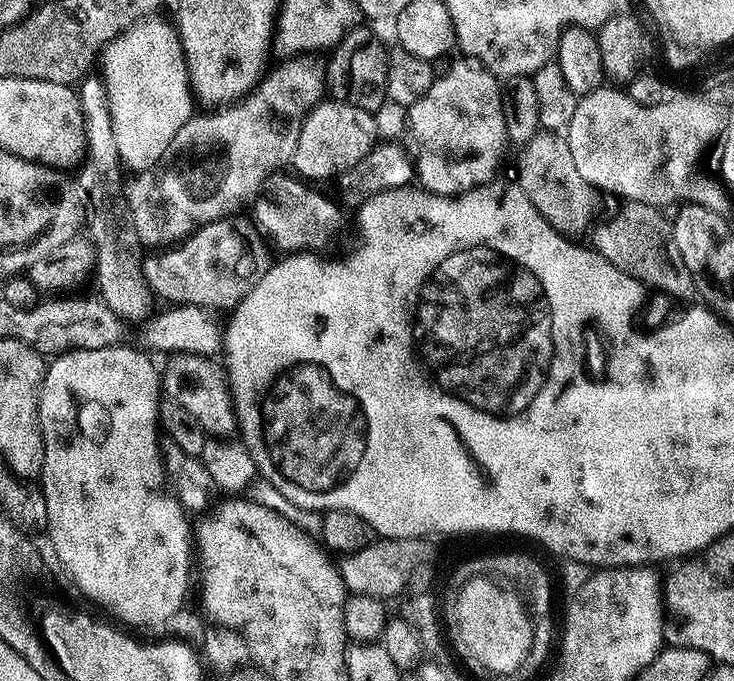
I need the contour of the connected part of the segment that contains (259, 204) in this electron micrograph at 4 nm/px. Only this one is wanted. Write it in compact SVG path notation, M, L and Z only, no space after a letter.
M279 172L268 179L264 193L253 203L252 220L274 246L276 244L283 252L292 254L315 247L316 242L337 228L342 220L342 212L334 201L312 189L315 187L297 177L284 175Z

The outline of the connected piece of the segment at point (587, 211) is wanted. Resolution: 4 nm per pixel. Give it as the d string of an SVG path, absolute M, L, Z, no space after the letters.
M541 130L530 138L530 142L523 144L519 152L515 179L526 198L534 202L538 214L542 214L552 228L569 237L579 237L579 232L587 233L594 224L592 207L596 204L598 193L578 175L578 170L574 170L567 135Z

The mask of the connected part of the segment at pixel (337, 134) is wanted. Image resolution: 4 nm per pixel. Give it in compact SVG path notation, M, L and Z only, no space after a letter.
M324 98L317 104L308 116L301 122L301 130L298 134L298 146L295 147L291 167L296 167L295 175L308 182L314 180L328 180L339 177L341 172L348 171L354 166L354 162L362 162L366 154L375 148L378 143L376 135L376 117L373 113L362 110L358 106L350 106L344 100Z

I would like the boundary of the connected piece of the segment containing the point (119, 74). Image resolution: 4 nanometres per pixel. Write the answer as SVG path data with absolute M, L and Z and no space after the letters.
M160 14L144 17L113 40L107 41L102 48L106 59L120 60L117 64L106 60L101 64L101 70L99 69L108 91L108 105L116 143L115 153L117 157L124 159L125 156L126 159L132 160L133 169L136 170L154 166L158 158L166 154L166 146L170 146L175 135L194 115L194 97L188 82L188 64L184 60L180 34L176 31L175 23L168 21L167 24L162 17Z

